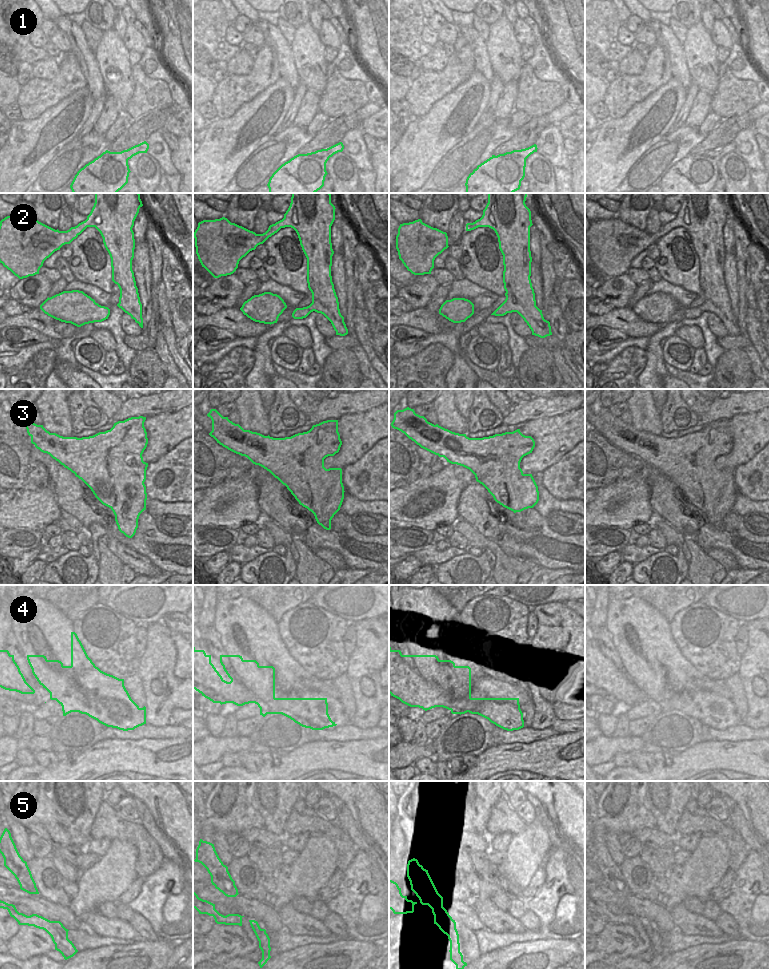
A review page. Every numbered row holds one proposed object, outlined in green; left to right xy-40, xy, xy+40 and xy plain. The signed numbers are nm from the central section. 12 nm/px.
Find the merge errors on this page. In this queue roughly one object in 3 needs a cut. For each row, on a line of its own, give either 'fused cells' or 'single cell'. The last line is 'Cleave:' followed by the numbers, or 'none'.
1: single cell
2: single cell
3: single cell
4: fused cells
5: fused cells
Cleave: 4, 5

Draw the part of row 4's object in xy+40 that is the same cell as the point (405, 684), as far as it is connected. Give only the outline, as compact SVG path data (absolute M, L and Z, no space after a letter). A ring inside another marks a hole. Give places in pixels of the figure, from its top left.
M389 646L389 693L410 707L419 707L427 711L435 707L443 707L452 714L465 714L468 710L454 707L453 698L436 698L435 695L442 691L436 684L431 684L414 671L414 655L403 655L400 650L392 650Z

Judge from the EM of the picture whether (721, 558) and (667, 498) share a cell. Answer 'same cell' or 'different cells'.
different cells

